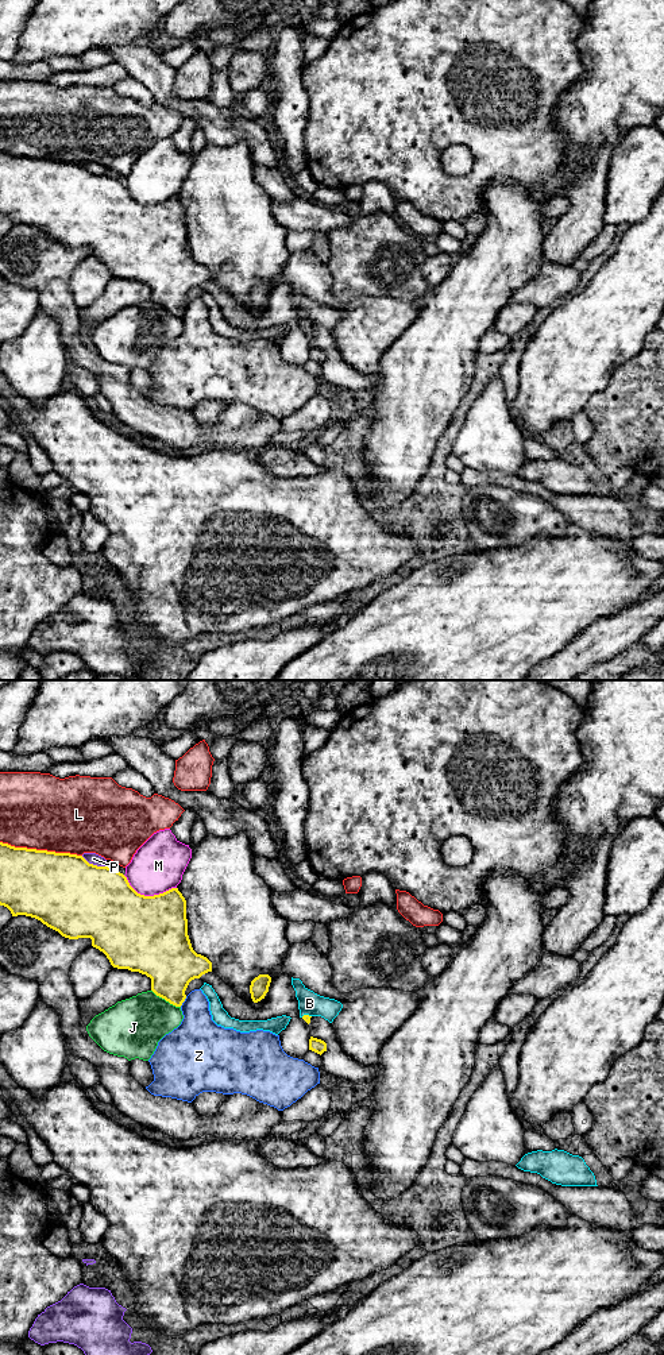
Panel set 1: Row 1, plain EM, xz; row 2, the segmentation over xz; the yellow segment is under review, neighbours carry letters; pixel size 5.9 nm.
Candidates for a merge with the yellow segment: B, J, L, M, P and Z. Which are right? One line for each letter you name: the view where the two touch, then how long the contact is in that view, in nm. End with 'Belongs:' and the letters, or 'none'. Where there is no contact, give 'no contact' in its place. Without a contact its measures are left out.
Belongs: none

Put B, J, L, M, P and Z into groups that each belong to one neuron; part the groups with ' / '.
B / J / L / M / P / Z

